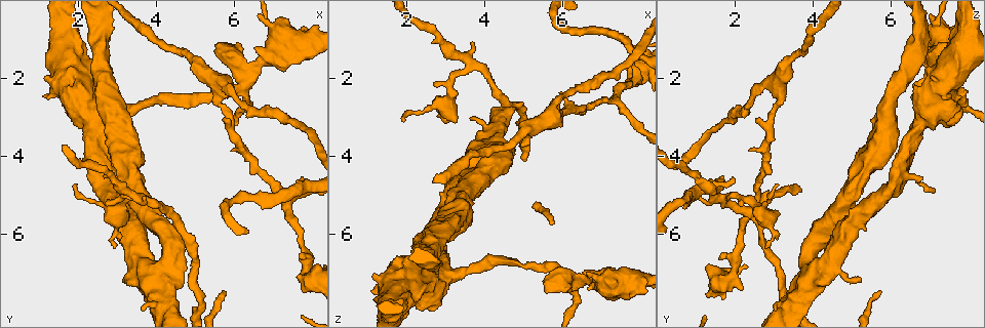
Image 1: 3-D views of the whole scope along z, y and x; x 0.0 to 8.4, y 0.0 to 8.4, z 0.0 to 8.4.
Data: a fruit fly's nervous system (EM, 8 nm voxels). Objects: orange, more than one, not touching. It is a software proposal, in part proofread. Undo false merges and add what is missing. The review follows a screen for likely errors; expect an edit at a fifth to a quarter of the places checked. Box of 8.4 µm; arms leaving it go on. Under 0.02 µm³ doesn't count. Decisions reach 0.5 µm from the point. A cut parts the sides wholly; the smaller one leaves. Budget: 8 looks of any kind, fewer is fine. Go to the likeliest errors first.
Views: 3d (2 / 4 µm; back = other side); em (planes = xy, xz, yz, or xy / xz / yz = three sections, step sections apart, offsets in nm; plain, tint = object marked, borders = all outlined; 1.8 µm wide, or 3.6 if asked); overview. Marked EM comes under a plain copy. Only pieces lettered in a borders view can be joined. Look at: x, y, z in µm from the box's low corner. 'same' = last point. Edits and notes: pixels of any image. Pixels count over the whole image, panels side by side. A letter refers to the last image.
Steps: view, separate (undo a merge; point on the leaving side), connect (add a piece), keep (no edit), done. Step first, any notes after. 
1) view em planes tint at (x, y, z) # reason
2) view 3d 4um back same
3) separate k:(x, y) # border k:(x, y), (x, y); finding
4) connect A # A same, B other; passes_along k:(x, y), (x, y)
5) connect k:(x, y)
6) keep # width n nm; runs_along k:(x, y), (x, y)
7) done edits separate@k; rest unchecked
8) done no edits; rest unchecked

view 3d 4um at (3.45, 5.70, 5.00) # four or more arms meet

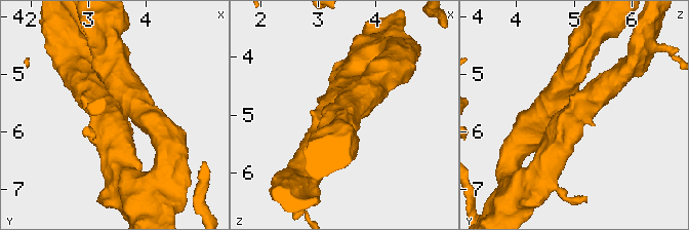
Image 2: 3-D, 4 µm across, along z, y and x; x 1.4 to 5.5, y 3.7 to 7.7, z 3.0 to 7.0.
view em yz step 16 borders at (3.45, 5.70, 5.00) # arms 4; now the EM

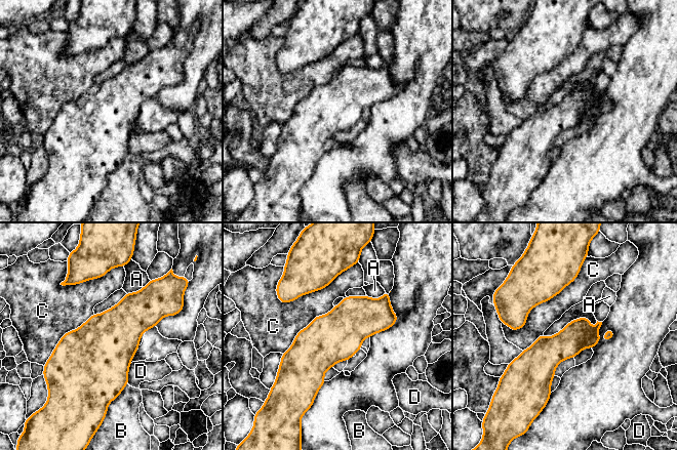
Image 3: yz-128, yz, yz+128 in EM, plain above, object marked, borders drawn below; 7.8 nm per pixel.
view em planes borders same

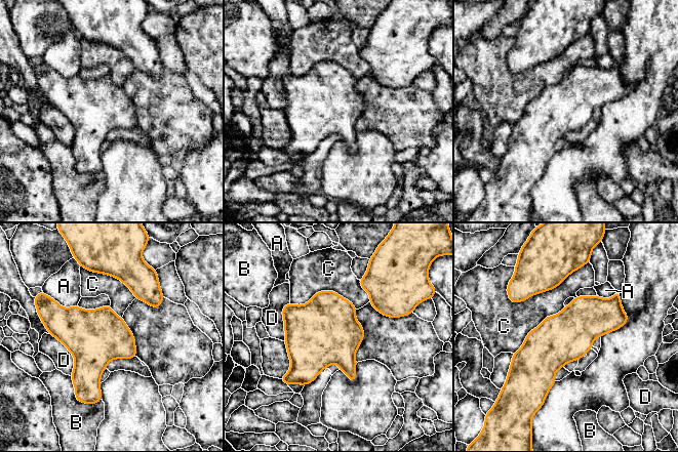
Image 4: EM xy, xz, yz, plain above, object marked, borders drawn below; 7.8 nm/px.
keep # longest_contact C 600 nm; A other, B other, C other, D other; all the same neuron

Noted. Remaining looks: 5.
view em planes borders at (3.55, 5.10, 1.70) # three-way junction

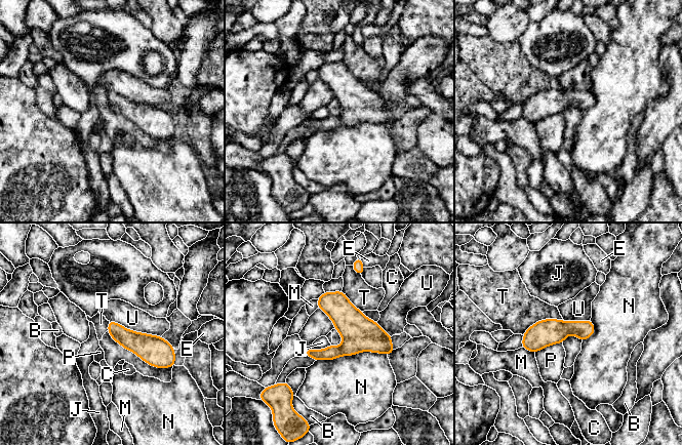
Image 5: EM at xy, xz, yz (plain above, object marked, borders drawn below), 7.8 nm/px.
keep # B other, C other, E other, J other, M other, N other, P other, T other, U other; one neuron here

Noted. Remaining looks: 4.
view em 3.6um xy step 8 borders at (2.50, 3.10, 6.70) # abrupt turn

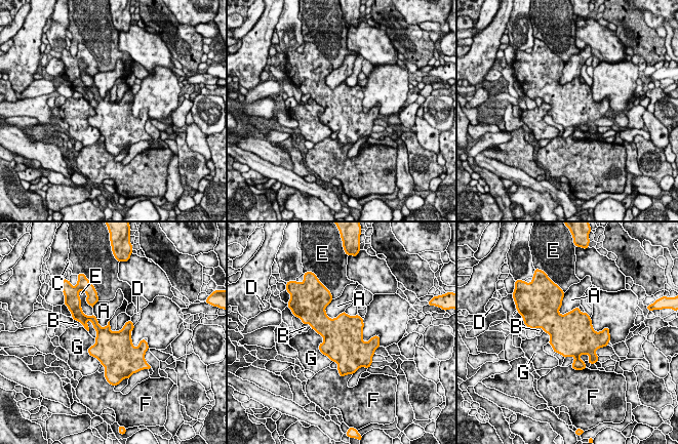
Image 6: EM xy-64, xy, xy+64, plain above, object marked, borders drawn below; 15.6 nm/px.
keep # longest_contact G 650 nm; A other, B other, C other, D other, E other, F other, G other; border 6:(130, 319), (119, 330), (115, 330); one neuron here

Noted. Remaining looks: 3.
done no edits; rest unchecked

